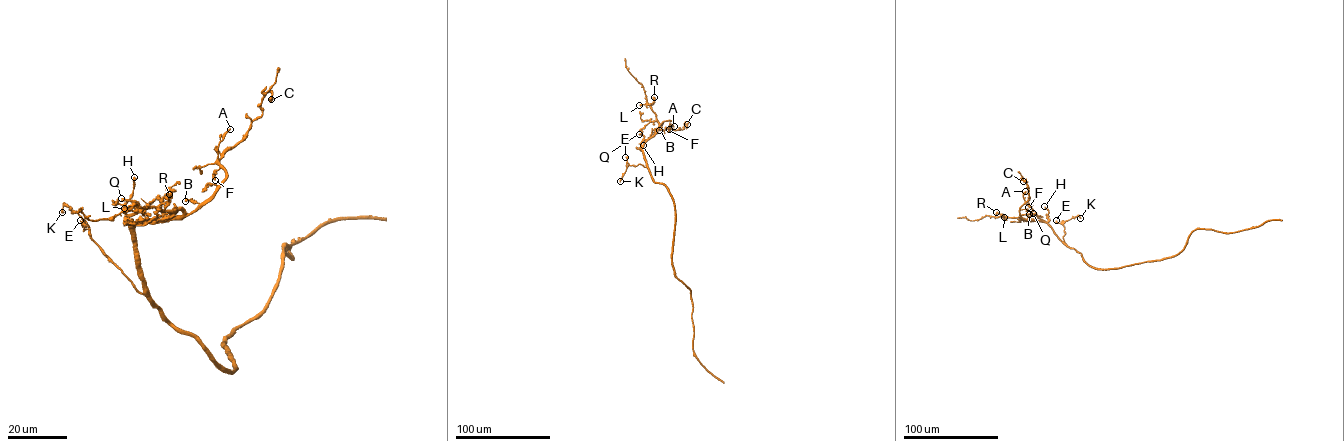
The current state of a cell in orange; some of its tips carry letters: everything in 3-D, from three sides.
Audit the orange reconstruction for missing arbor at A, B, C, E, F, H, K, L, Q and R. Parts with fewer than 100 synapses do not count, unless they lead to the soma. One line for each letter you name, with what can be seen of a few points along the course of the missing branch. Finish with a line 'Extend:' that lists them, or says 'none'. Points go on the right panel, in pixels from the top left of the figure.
Q: (1033, 213), (1049, 222)
Extend: Q

